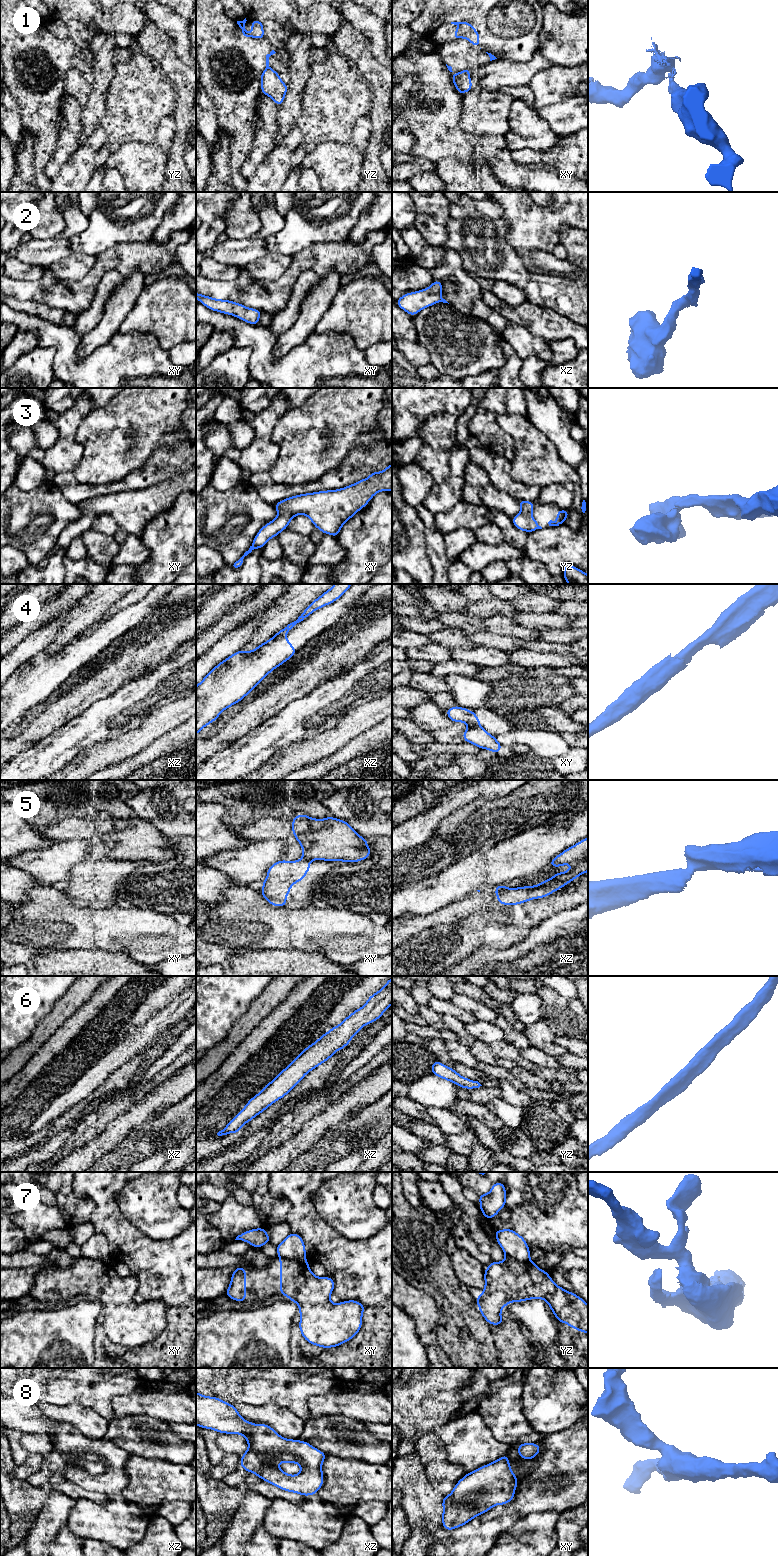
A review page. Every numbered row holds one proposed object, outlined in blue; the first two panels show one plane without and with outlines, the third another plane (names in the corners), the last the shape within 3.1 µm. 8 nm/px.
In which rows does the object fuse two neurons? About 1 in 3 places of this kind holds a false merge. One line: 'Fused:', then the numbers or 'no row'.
Fused: 1, 4, 5, 7

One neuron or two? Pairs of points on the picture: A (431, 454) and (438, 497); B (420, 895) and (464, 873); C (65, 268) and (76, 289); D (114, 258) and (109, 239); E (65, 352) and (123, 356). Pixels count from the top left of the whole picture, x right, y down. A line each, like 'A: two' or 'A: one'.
A: two
B: one
C: two
D: two
E: one

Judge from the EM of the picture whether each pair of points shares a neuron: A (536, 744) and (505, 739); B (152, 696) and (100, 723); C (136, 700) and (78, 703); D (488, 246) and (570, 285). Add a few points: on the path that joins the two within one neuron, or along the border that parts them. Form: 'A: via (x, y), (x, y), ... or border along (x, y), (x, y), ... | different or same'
A: via (528, 739), (513, 739) | same
B: via (139, 697), (124, 710), (113, 715) | same
C: border along (87, 708), (67, 721) | different
D: via (508, 265), (521, 277), (537, 285), (549, 285) | same

